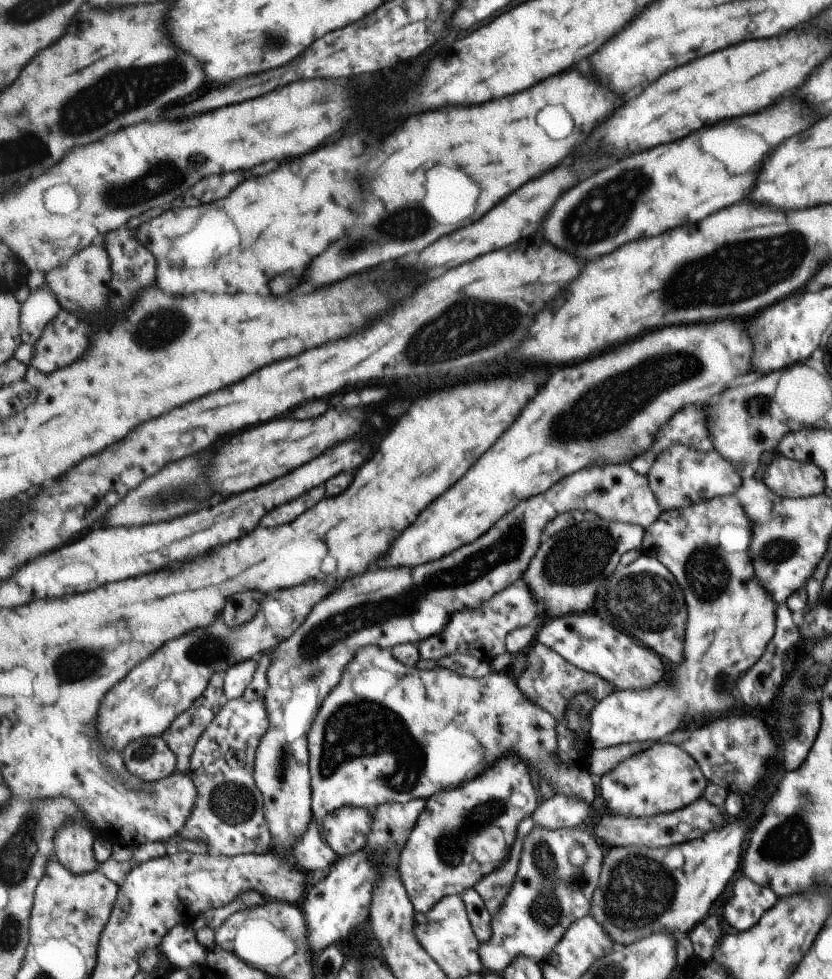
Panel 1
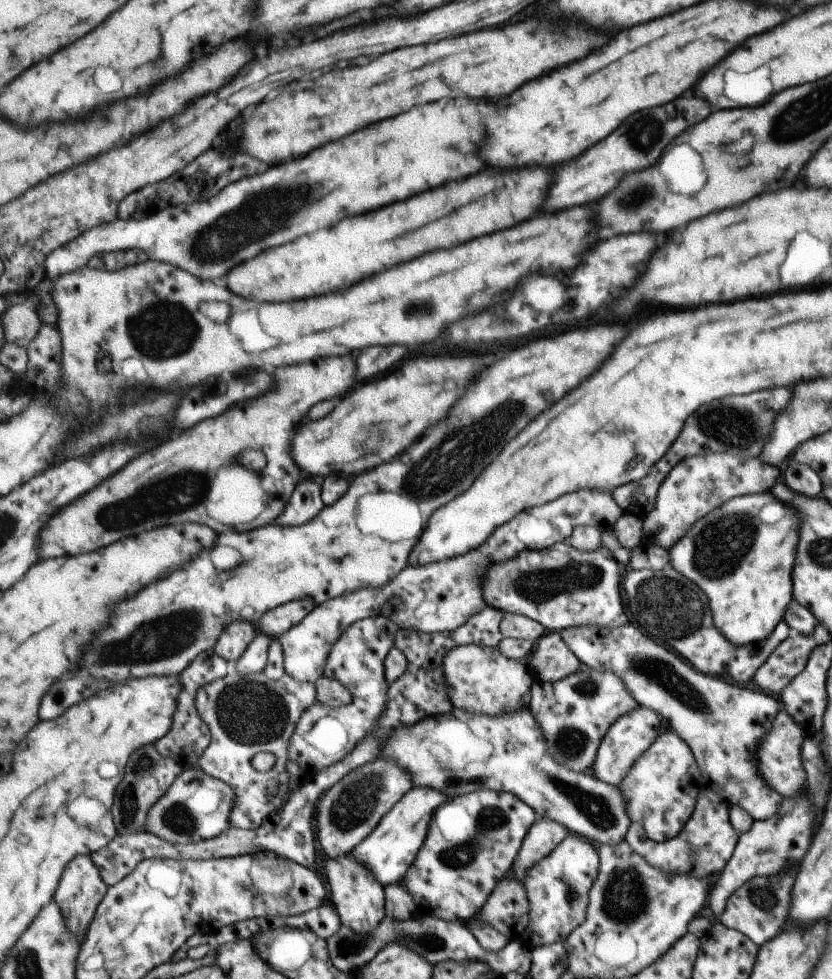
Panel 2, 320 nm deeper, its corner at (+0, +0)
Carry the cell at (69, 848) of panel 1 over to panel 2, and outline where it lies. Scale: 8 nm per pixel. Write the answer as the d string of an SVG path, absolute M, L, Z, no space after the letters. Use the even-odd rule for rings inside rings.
M80 855L69 862L68 868L61 878L54 900L64 913L68 930L81 942L86 939L97 910L104 902L105 896L108 896L108 888L103 876L101 876L100 869L93 862L91 855Z

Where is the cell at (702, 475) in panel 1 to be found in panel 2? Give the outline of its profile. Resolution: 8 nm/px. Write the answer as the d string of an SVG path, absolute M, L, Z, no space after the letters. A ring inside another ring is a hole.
M710 453L689 457L669 474L661 486L656 508L644 521L644 537L649 543L660 545L665 549L673 549L705 516L713 510L729 503L737 497L763 493L780 480L779 467L766 464L758 457L743 459L728 453Z

